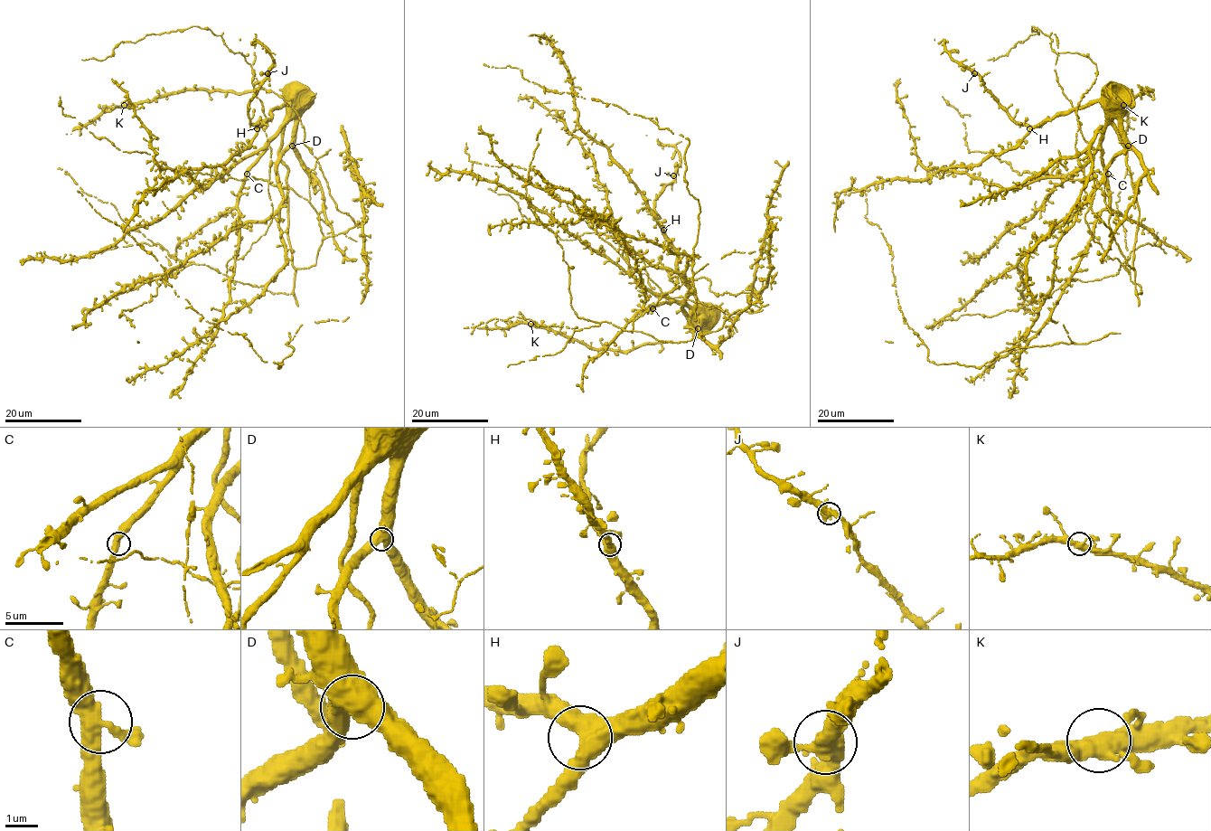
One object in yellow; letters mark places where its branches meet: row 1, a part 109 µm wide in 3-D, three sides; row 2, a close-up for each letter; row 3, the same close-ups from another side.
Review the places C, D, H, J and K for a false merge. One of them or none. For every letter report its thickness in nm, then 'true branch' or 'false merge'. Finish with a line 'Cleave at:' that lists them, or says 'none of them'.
C: 420 nm thick; true branch
D: 440 nm thick; true branch
H: 440 nm thick; true branch
J: 400 nm thick; true branch
K: 400 nm thick; true branch
Cleave at: none of them

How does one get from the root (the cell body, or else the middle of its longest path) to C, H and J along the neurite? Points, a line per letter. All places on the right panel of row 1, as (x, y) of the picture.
C: (1116, 99), (1115, 113), (1105, 127), (1101, 143), (1101, 163), (1108, 174)
H: (1116, 99), (1115, 103), (1112, 104), (1090, 101), (1029, 128)
J: (1116, 99), (1115, 103), (1112, 104), (1090, 101), (1033, 127), (1027, 127), (1013, 119), (975, 72)

